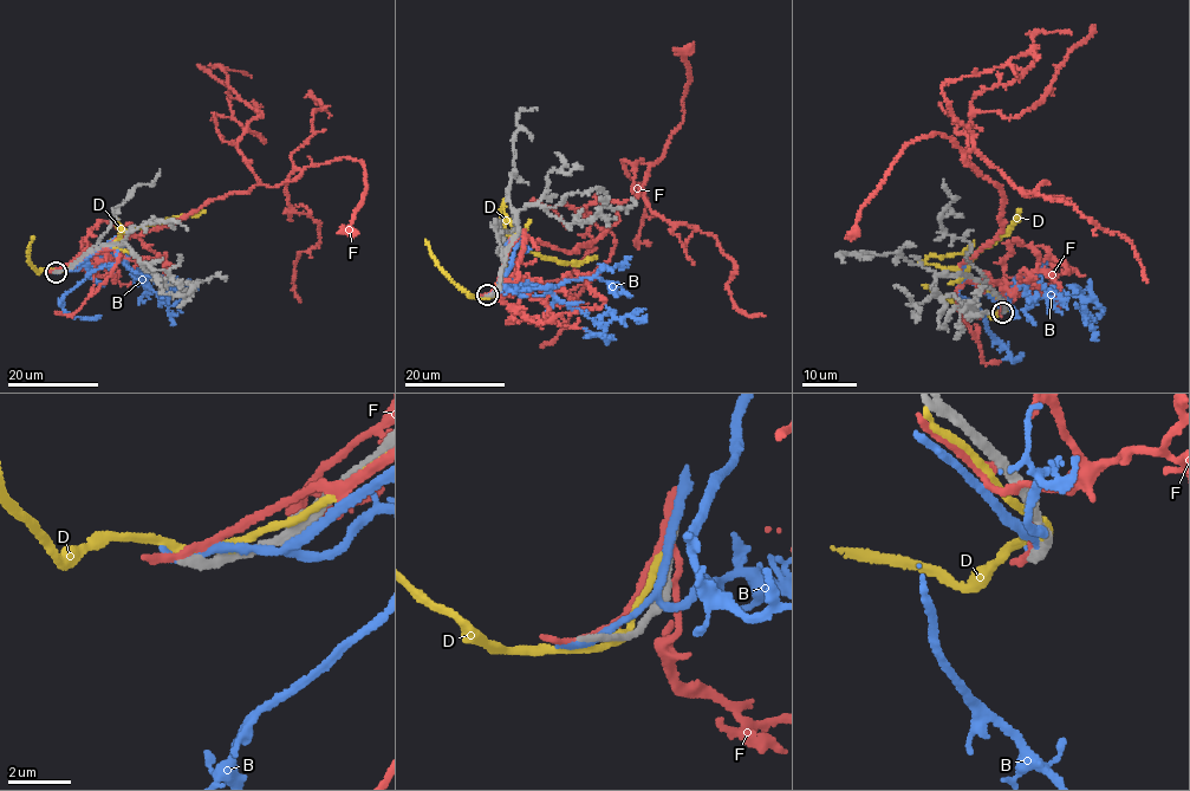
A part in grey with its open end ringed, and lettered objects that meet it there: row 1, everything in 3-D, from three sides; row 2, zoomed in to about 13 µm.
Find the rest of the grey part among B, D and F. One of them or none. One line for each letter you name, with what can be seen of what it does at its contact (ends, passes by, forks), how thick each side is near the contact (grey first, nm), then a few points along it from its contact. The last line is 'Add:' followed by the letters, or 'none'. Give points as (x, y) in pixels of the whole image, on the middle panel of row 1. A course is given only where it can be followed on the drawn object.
Add: none

